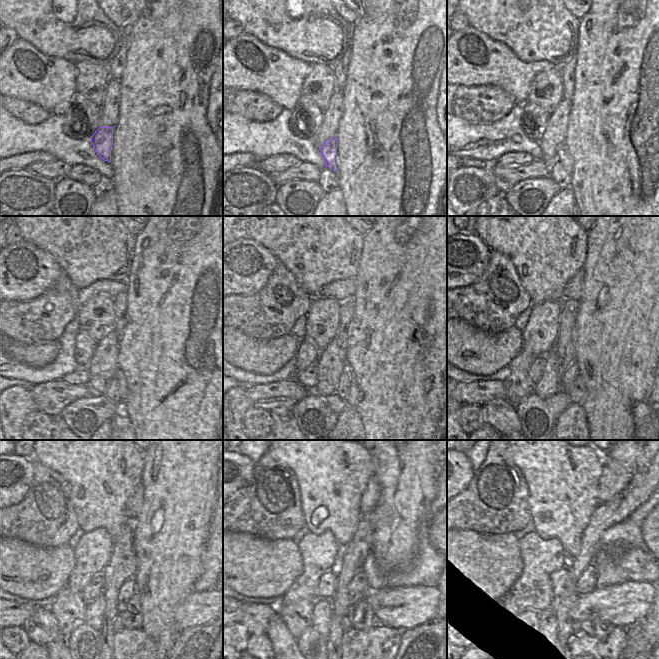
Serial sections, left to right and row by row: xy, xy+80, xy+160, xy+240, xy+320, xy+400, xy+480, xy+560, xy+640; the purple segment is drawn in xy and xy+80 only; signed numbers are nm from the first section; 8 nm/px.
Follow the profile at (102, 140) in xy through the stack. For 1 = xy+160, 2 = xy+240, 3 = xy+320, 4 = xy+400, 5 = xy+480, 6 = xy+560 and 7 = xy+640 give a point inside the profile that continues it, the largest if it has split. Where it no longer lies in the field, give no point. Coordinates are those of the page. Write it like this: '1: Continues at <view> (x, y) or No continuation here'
1: Continues at xy+160 (562, 155)
2: Continues at xy+240 (119, 376)
3: Continues at xy+320 (353, 397)
4: Continues at xy+400 (578, 392)
5: Continues at xy+480 (132, 617)
6: Continues at xy+560 (360, 616)
7: Continues at xy+640 (598, 628)

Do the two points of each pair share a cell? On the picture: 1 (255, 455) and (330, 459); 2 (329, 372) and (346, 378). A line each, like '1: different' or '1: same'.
1: different
2: different

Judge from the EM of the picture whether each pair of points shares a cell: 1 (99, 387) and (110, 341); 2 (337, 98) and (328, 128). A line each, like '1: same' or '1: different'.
1: same
2: same

